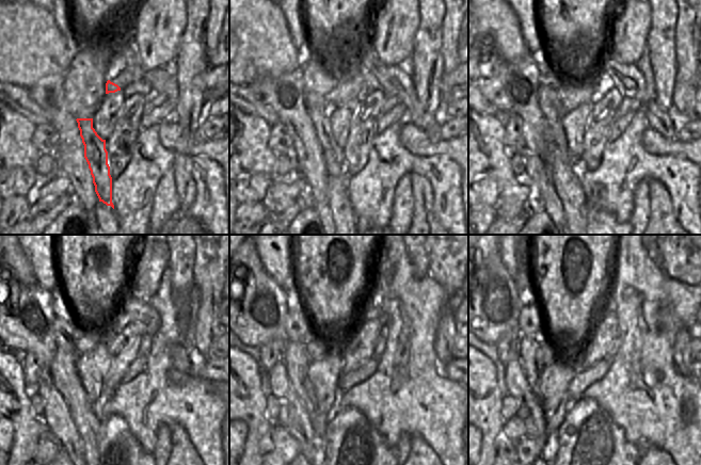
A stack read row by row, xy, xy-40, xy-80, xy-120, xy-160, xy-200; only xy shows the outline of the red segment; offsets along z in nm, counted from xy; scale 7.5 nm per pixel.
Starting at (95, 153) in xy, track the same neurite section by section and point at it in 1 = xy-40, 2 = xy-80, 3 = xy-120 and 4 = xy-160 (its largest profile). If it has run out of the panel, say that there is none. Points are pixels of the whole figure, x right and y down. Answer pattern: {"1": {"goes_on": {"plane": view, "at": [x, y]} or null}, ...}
{"1": {"goes_on": {"plane": "xy-40", "at": [319, 109]}}, "2": {"goes_on": {"plane": "xy-80", "at": [555, 103]}}, "3": {"goes_on": {"plane": "xy-120", "at": [76, 341]}}, "4": {"goes_on": {"plane": "xy-160", "at": [318, 342]}}}

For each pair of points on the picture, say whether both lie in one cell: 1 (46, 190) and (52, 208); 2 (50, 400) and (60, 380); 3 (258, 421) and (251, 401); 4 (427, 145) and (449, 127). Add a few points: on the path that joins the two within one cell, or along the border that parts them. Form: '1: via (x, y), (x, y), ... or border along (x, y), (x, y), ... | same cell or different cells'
1: border along (70, 190), (59, 196), (37, 198), (34, 195) | different cells
2: border along (46, 369), (53, 387), (62, 397), (69, 411) | different cells
3: via (254, 416), (251, 406) | same cell
4: border along (457, 135), (451, 139), (441, 140) | different cells

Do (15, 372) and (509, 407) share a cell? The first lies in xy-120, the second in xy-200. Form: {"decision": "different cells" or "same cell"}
{"decision": "different cells"}

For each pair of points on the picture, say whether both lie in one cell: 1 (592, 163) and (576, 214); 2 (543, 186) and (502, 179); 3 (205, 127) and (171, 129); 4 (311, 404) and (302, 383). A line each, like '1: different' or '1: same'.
1: different
2: different
3: different
4: same

